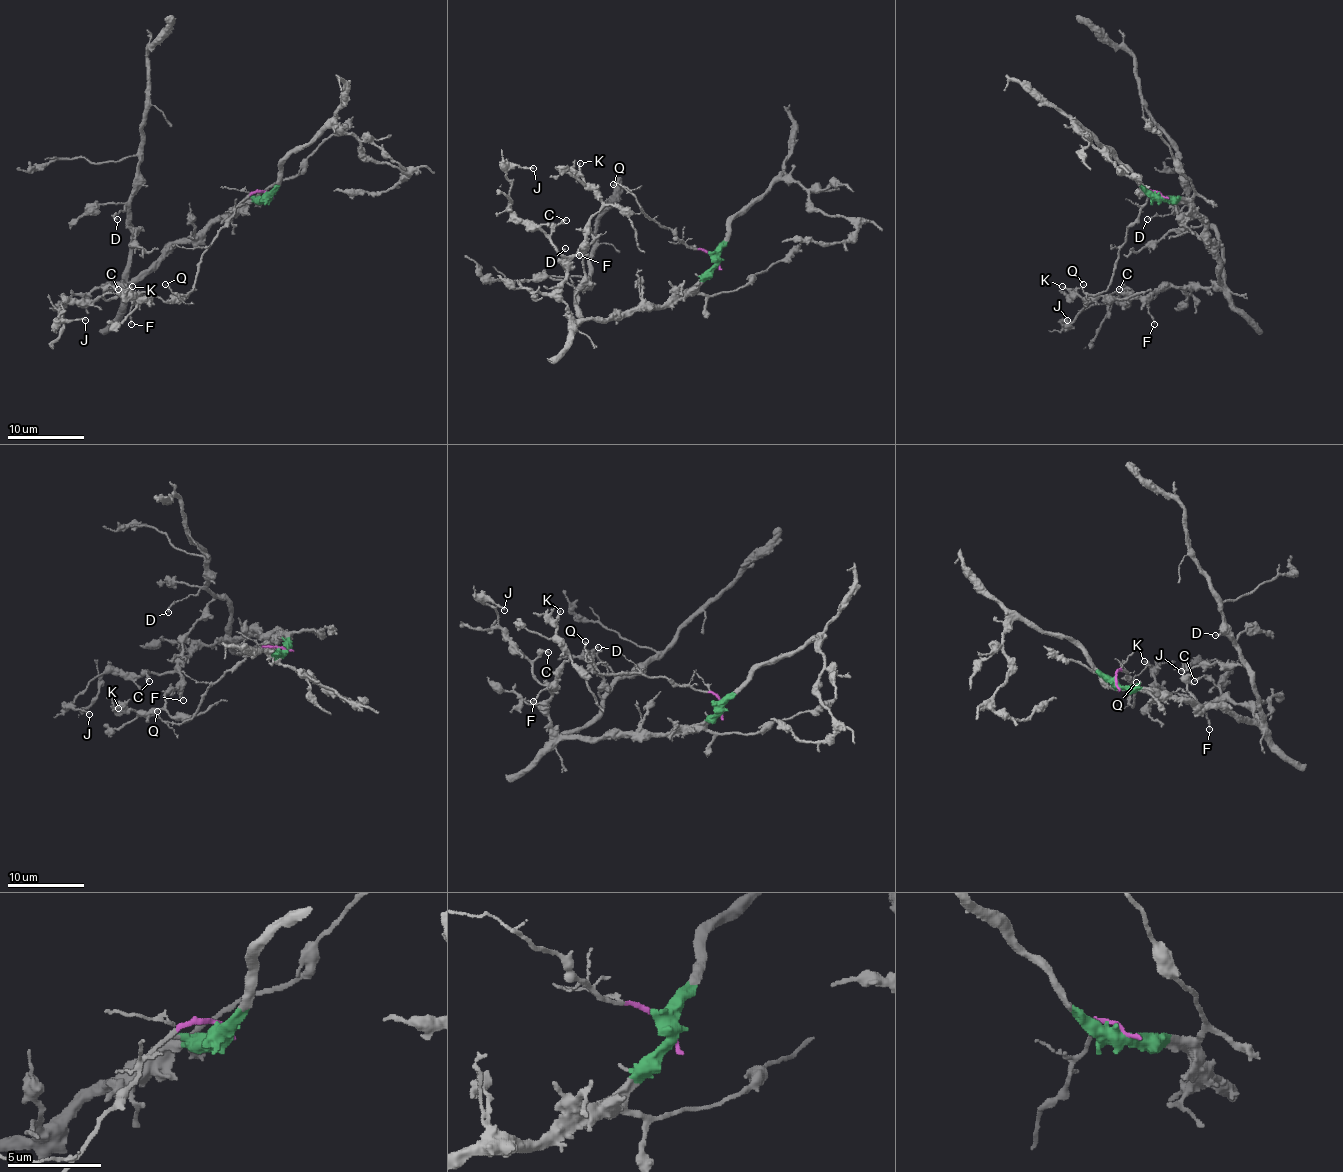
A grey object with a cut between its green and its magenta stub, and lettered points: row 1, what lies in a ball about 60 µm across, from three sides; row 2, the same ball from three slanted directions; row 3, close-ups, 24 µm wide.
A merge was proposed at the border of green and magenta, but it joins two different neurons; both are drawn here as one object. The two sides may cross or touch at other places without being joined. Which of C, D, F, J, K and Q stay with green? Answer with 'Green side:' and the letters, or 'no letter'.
Green side: C, D, F, J, K

